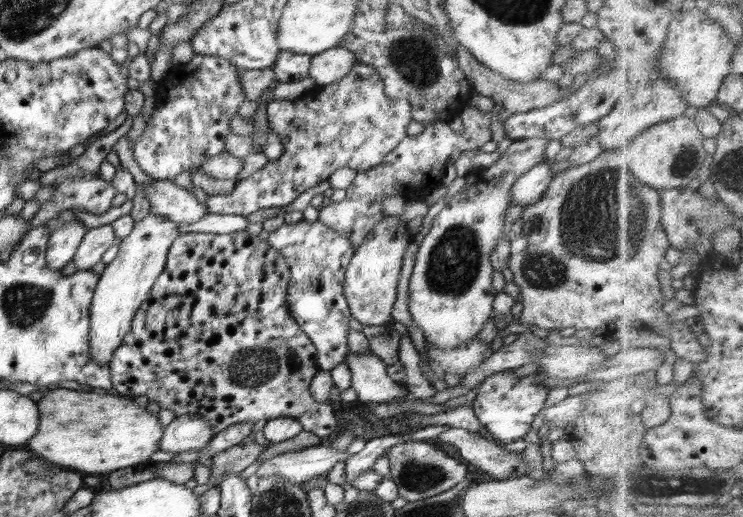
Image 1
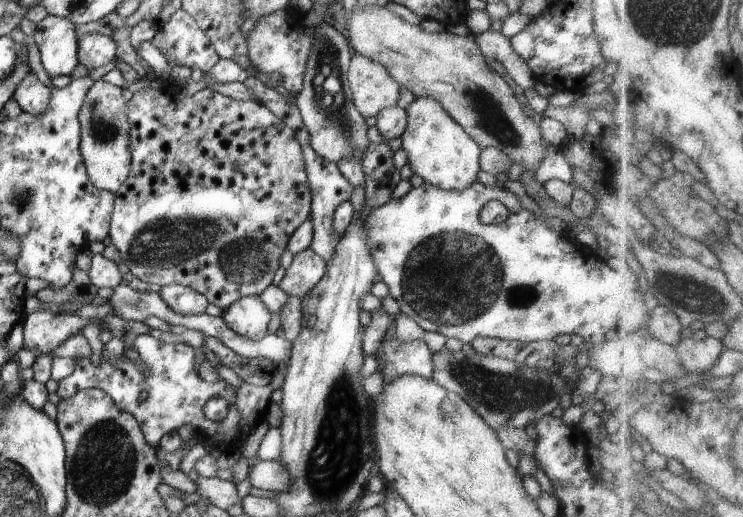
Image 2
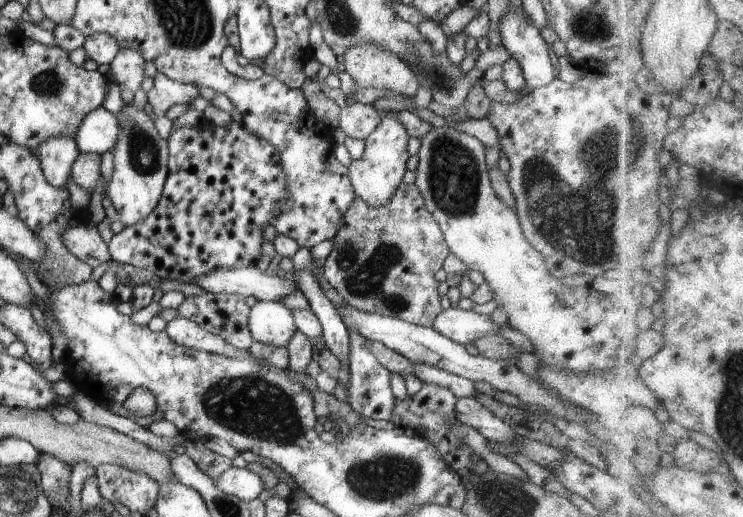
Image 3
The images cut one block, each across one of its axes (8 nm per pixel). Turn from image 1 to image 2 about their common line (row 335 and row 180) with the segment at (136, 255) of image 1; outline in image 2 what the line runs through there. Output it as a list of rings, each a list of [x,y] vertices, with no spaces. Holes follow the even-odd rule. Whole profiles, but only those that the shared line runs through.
[[[102,80],[94,81],[78,114],[81,128],[80,154],[88,178],[96,188],[113,193],[120,188],[130,172],[128,101],[124,100],[122,94],[123,88]]]

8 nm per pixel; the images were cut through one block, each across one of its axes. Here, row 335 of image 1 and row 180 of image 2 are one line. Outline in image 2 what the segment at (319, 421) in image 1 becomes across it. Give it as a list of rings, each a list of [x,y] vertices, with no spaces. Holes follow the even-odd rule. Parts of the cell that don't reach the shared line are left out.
[[[171,79],[161,81],[160,88],[144,87],[134,92],[128,101],[128,122],[130,123],[130,172],[128,178],[114,192],[114,210],[109,236],[118,248],[121,260],[129,271],[148,284],[166,286],[180,284],[194,288],[203,294],[210,304],[224,311],[244,296],[259,296],[272,284],[274,272],[280,266],[280,255],[287,249],[287,242],[296,228],[310,216],[312,194],[308,186],[308,176],[304,170],[304,154],[295,132],[281,117],[270,112],[266,106],[256,101],[234,100],[220,92],[202,89],[193,96],[182,94],[182,87]]]

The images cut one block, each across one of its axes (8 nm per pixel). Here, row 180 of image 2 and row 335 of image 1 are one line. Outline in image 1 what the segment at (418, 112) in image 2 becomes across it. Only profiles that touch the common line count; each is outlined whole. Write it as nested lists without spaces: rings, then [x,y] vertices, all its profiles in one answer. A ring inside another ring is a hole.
[[[547,139],[514,141],[492,166],[475,169],[465,177],[465,186],[451,197],[425,235],[409,280],[408,308],[412,320],[424,331],[426,343],[443,349],[476,337],[493,312],[496,289],[492,285],[490,257],[505,236],[504,222],[510,208],[512,185],[546,156]]]

